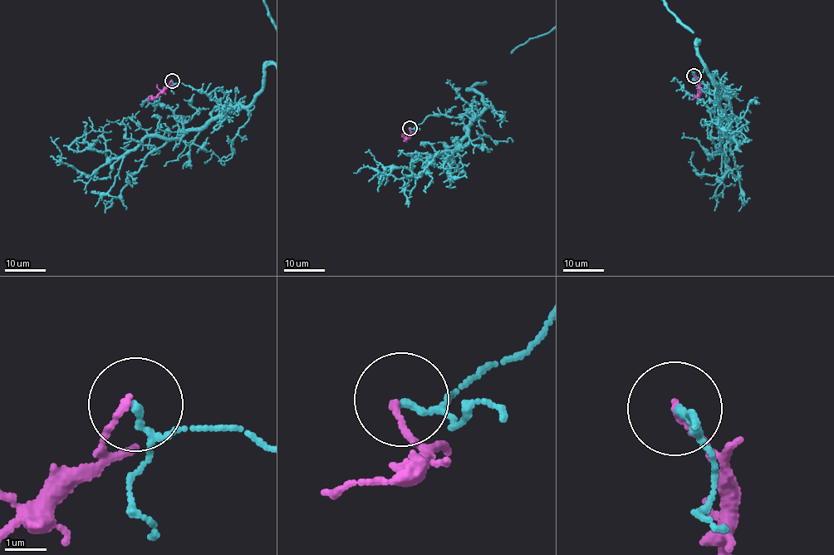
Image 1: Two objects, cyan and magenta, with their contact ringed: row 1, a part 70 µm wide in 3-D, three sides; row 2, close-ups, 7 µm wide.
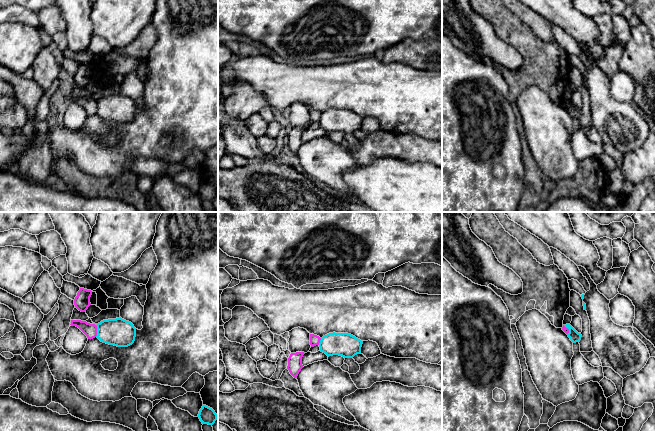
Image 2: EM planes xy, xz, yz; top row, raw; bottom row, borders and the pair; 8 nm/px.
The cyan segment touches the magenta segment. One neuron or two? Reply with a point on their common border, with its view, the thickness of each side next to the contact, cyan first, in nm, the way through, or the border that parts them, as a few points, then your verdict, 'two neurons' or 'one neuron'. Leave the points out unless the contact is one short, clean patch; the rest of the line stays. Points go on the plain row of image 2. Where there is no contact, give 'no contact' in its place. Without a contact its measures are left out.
contact xy (97, 107); calibres 220 and 110 nm; border xy (95, 101), (96, 112); two neurons

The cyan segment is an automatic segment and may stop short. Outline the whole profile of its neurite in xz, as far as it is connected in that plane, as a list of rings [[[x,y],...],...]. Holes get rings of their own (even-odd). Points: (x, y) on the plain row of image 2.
[[[329,109],[320,116],[320,127],[328,133],[339,131],[344,134],[353,134],[361,129],[363,117],[348,109]]]

